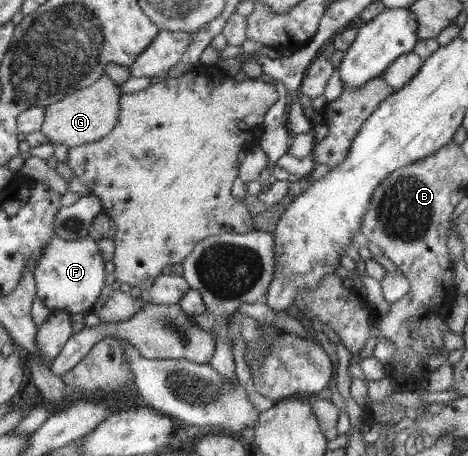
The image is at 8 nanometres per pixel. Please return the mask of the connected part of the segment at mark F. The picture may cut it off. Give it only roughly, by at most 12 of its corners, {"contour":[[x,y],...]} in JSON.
{"contour":[[55,235],[34,269],[49,310],[92,312],[109,282],[97,241]]}

